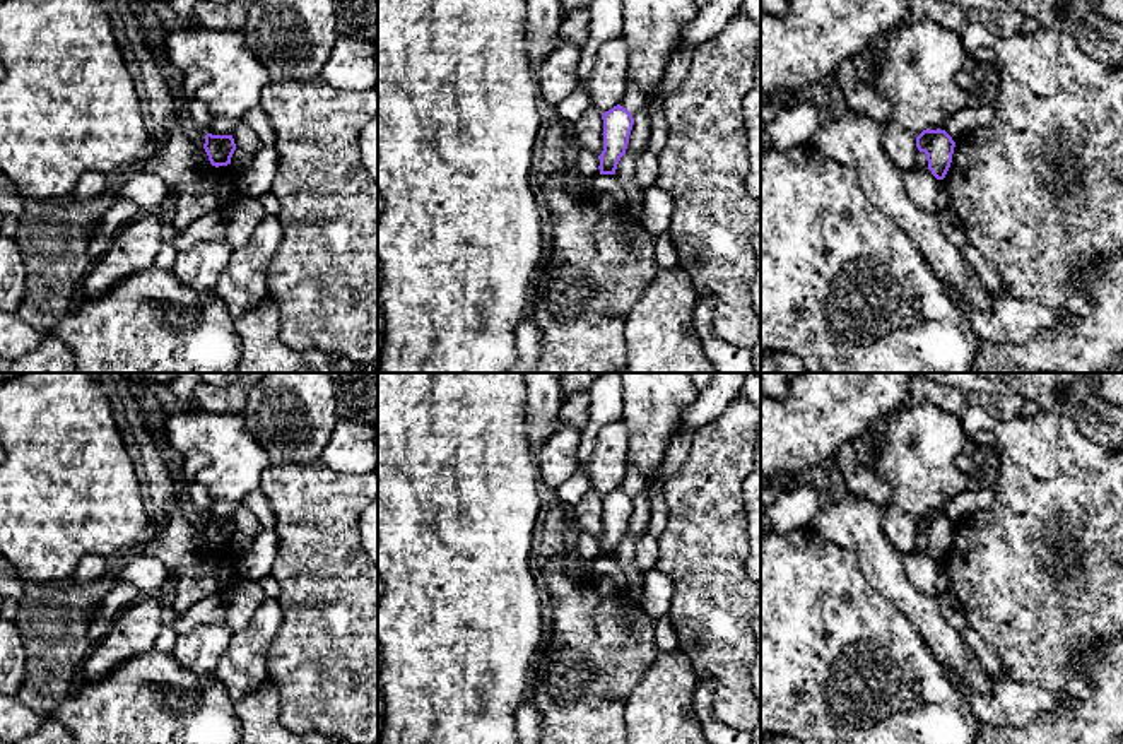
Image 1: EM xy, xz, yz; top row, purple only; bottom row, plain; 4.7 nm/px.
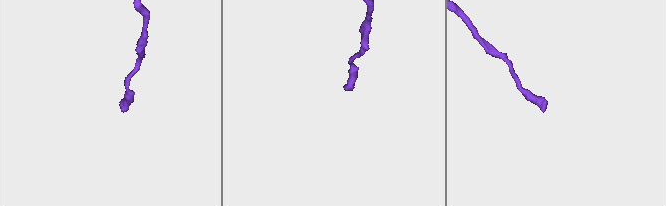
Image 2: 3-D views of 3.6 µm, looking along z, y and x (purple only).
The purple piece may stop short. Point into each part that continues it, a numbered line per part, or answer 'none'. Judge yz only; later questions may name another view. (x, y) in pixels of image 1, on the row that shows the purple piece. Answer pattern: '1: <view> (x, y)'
none

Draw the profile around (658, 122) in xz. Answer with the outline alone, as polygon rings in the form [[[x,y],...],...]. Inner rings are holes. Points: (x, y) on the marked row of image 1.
[[[661,84],[655,87],[648,96],[651,135],[648,142],[648,151],[660,154],[667,144],[668,121],[663,111],[663,104],[658,101],[661,96]]]

